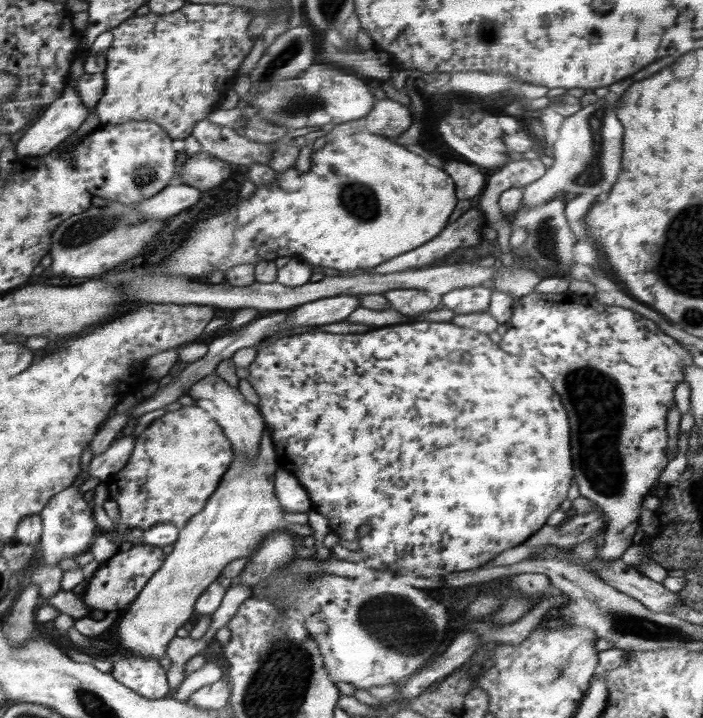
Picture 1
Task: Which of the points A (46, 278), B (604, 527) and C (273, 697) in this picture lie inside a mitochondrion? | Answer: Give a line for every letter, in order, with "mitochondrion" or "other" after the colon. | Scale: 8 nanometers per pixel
A: other
B: other
C: mitochondrion

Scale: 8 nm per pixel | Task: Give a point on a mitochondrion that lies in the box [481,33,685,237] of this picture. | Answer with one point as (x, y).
(595, 175)

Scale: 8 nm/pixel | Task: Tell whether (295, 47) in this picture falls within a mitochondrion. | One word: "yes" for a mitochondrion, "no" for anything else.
yes

